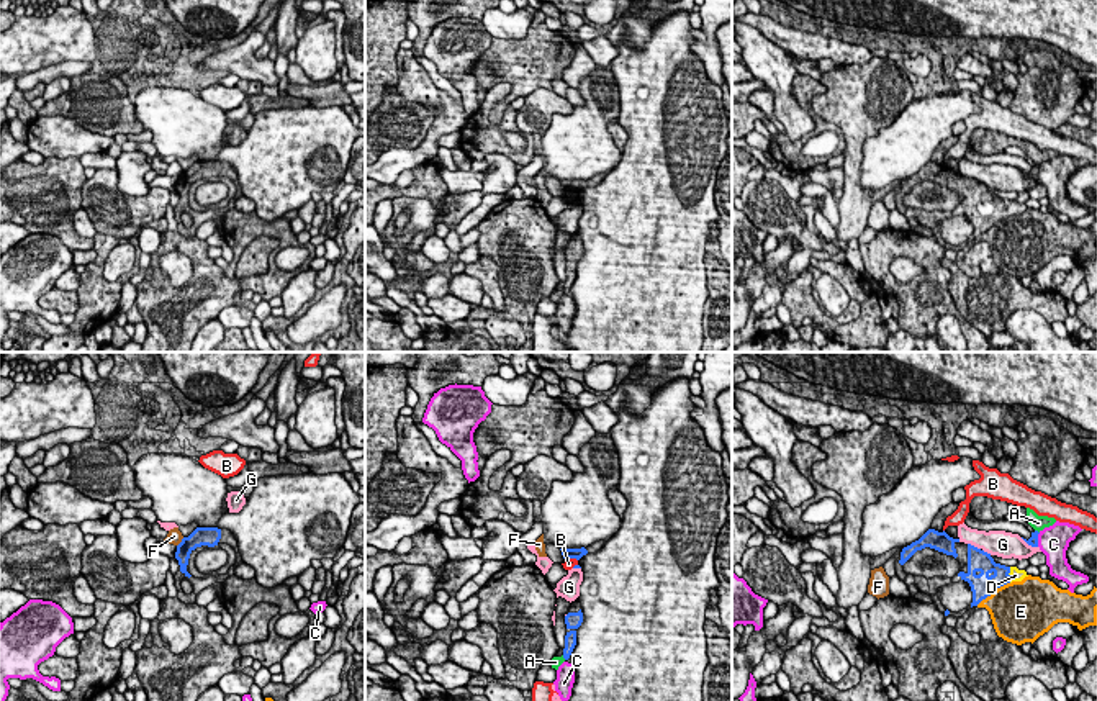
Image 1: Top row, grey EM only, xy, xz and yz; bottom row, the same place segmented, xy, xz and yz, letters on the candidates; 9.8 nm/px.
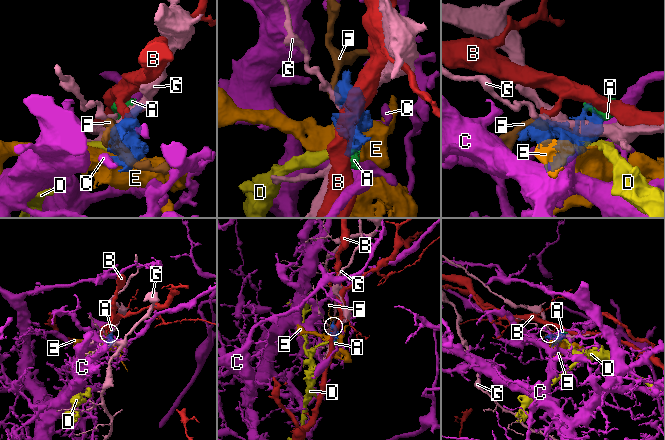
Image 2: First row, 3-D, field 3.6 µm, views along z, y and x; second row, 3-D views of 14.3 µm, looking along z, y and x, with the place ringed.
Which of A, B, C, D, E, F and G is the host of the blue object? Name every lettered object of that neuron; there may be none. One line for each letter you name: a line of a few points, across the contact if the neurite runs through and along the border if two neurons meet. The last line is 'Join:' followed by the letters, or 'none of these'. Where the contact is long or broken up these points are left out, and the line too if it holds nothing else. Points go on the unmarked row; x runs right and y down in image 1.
D: Line: yz (986, 198), (1009, 208), (1015, 208)
Join: D

